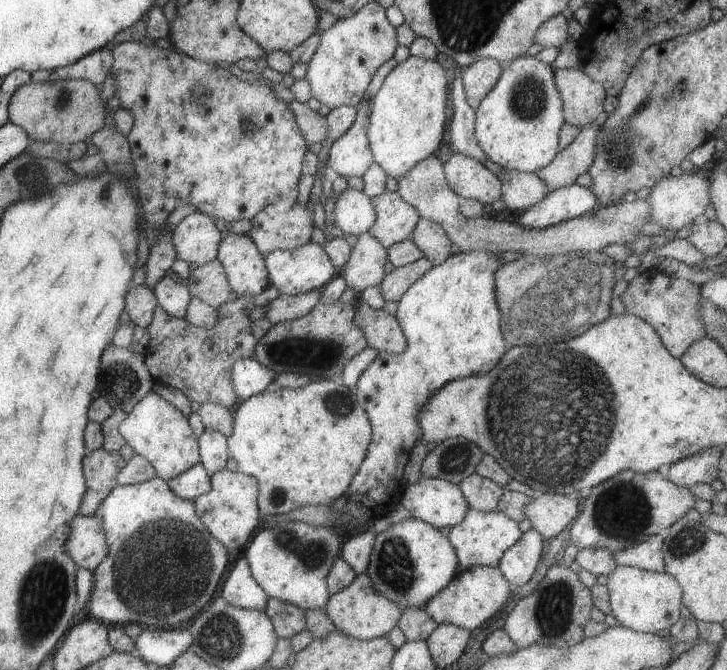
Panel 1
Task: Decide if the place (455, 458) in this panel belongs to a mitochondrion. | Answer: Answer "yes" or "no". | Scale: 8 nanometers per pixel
yes

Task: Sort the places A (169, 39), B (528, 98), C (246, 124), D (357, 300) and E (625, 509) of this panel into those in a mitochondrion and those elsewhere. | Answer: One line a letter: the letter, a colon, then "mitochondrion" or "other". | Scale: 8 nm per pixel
A: other
B: mitochondrion
C: other
D: other
E: mitochondrion

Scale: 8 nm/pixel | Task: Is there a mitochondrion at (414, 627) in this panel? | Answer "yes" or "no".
no

